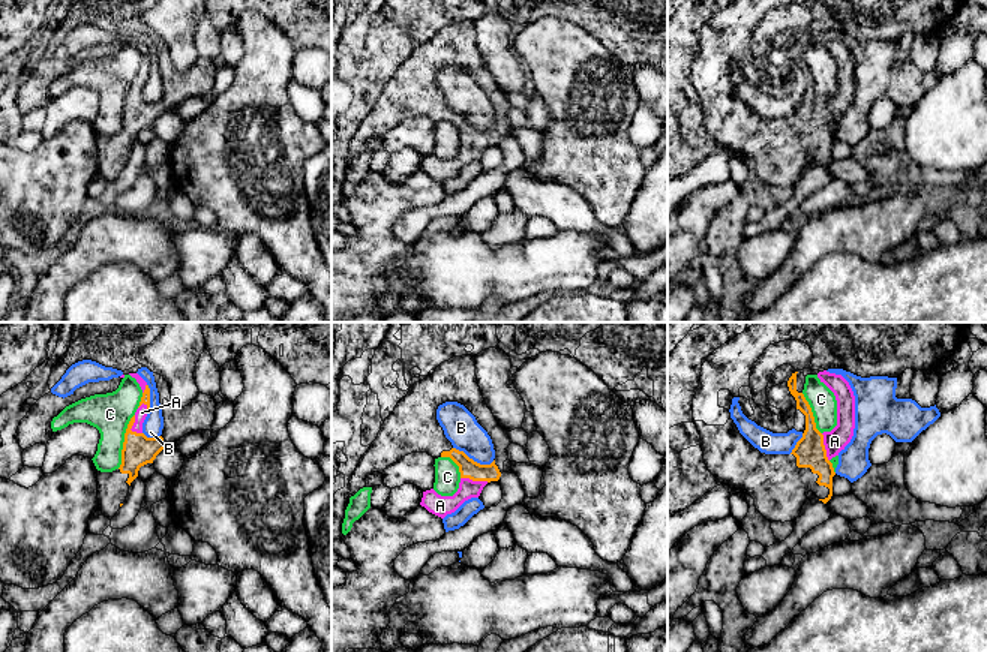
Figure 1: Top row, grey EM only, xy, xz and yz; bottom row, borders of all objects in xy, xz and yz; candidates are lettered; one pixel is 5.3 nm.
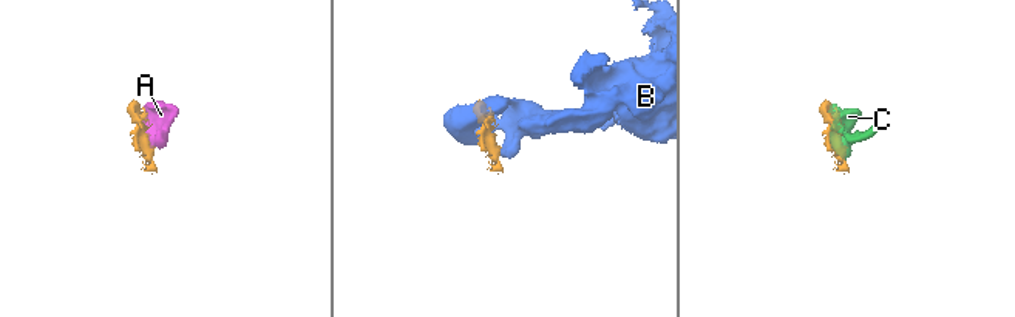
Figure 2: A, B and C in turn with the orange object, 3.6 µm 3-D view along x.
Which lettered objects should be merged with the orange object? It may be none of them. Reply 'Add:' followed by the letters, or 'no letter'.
Add: A

